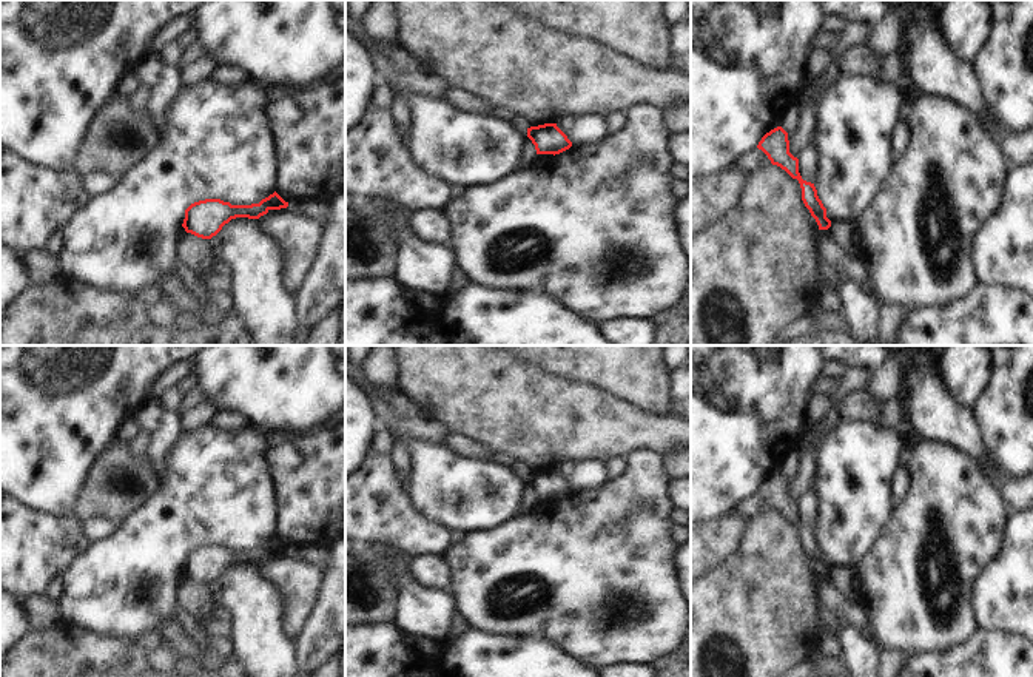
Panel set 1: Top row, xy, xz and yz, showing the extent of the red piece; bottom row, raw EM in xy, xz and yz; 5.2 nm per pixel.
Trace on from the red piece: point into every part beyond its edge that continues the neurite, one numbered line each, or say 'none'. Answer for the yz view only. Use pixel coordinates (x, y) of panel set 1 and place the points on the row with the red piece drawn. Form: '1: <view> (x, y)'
none

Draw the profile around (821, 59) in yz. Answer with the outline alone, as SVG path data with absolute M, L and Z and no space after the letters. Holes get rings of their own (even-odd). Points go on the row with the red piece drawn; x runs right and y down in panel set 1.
M814 48L811 59L809 59L809 66L808 71L805 74L805 79L799 88L805 89L808 88L808 85L817 77L820 76L831 63L837 63L837 57L834 56L833 49L826 49L826 48Z

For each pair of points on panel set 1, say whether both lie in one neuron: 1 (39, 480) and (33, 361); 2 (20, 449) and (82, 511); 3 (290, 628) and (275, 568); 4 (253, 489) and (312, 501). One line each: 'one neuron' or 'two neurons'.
1: one neuron
2: two neurons
3: one neuron
4: two neurons

